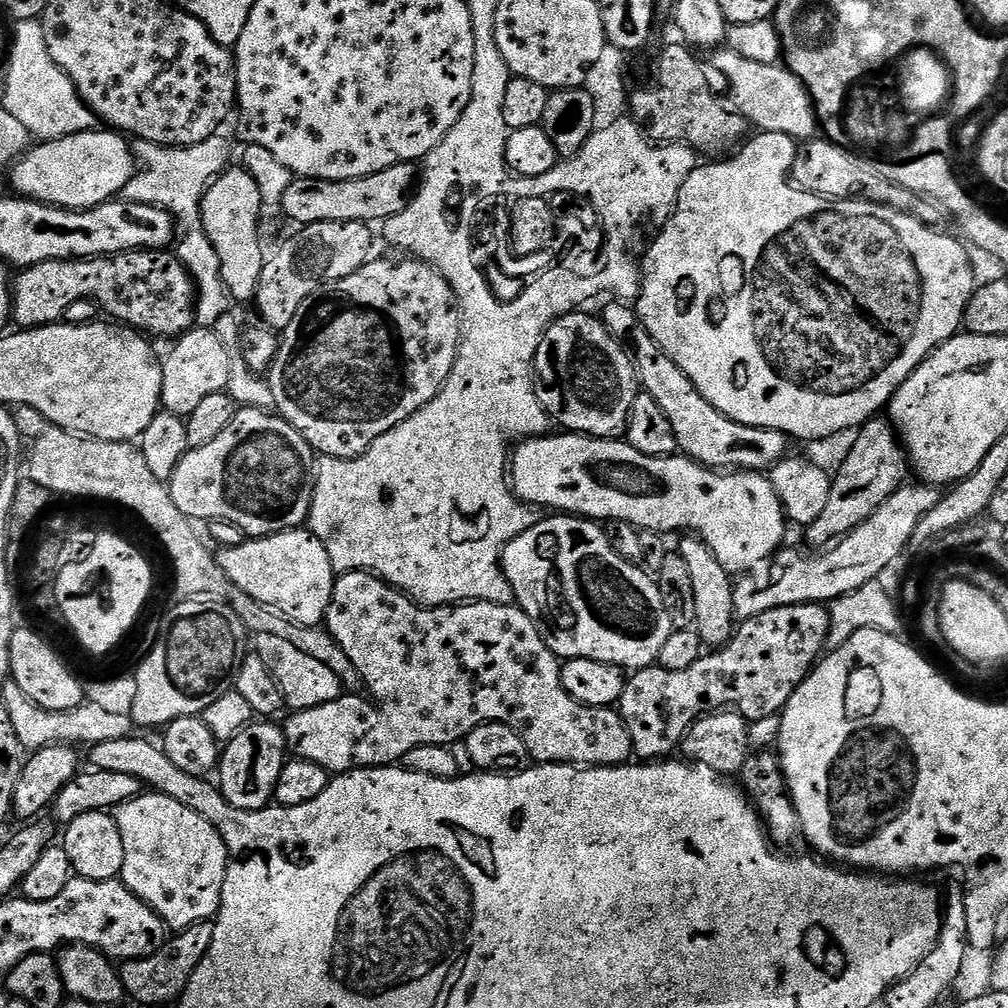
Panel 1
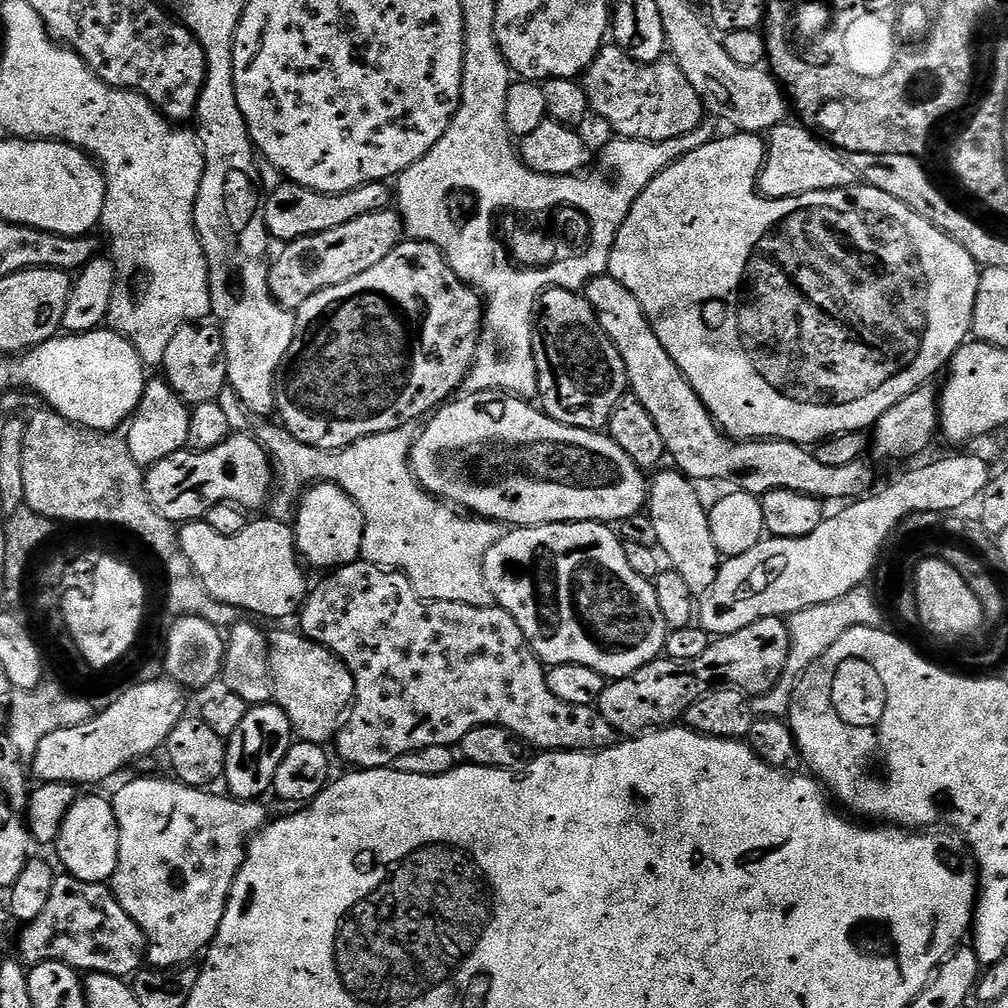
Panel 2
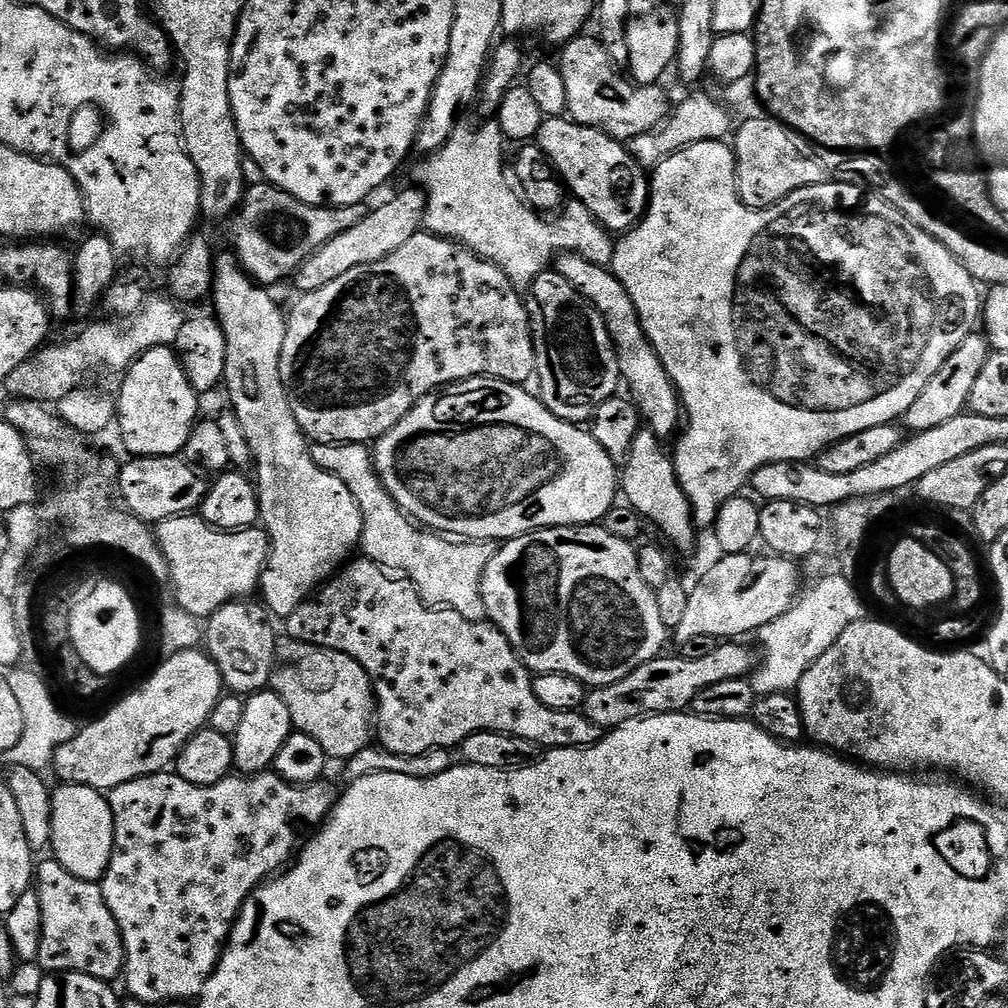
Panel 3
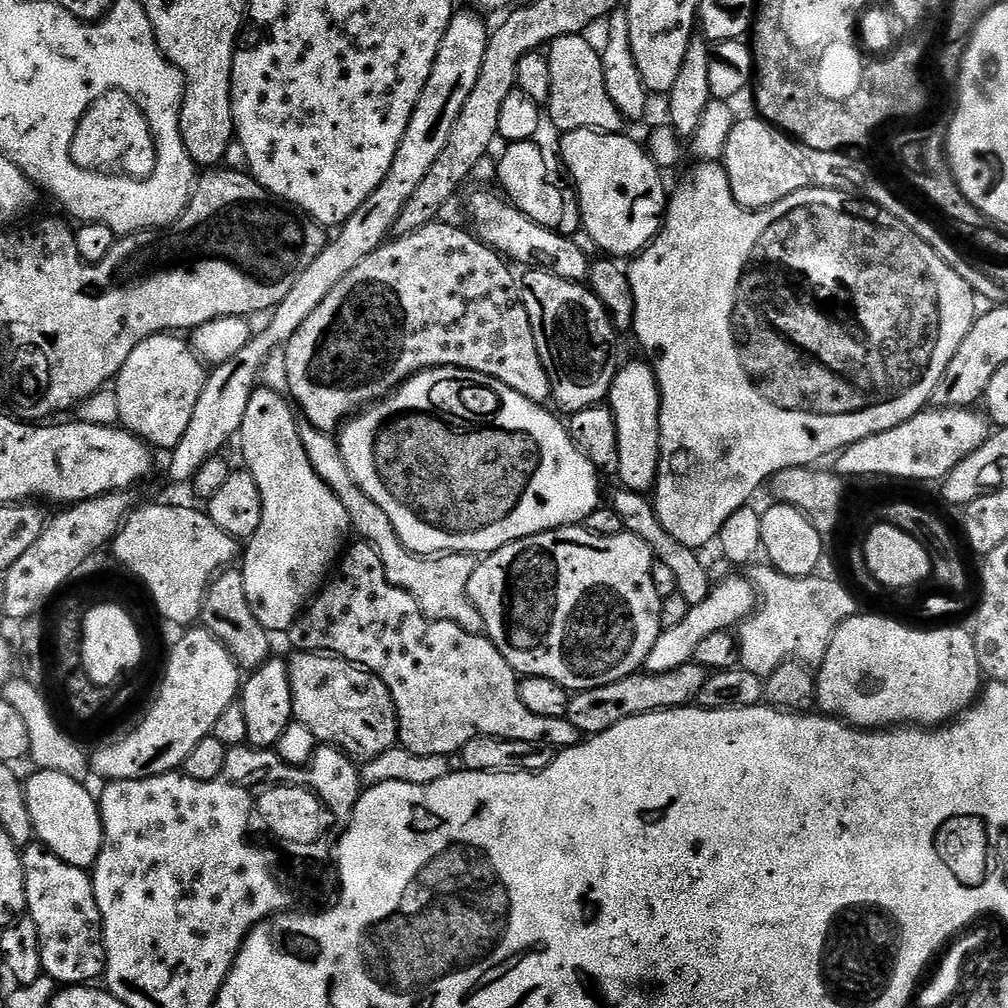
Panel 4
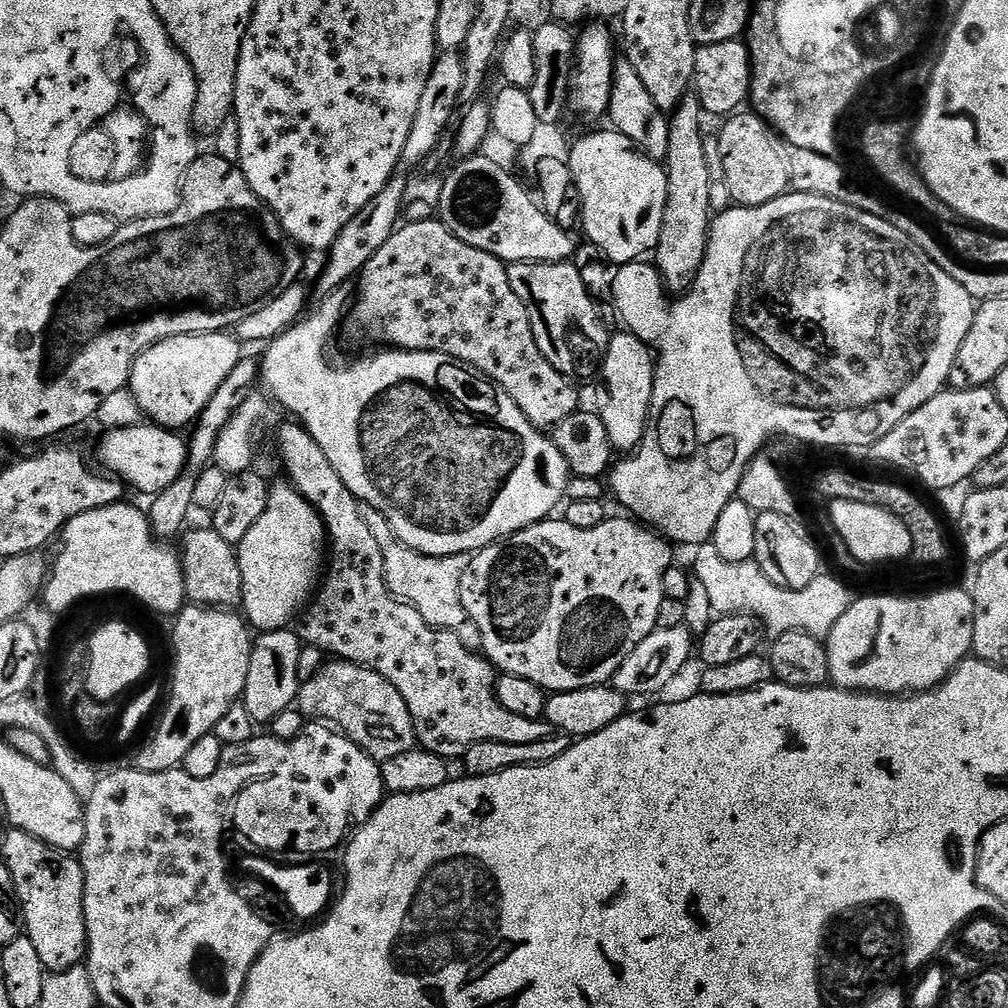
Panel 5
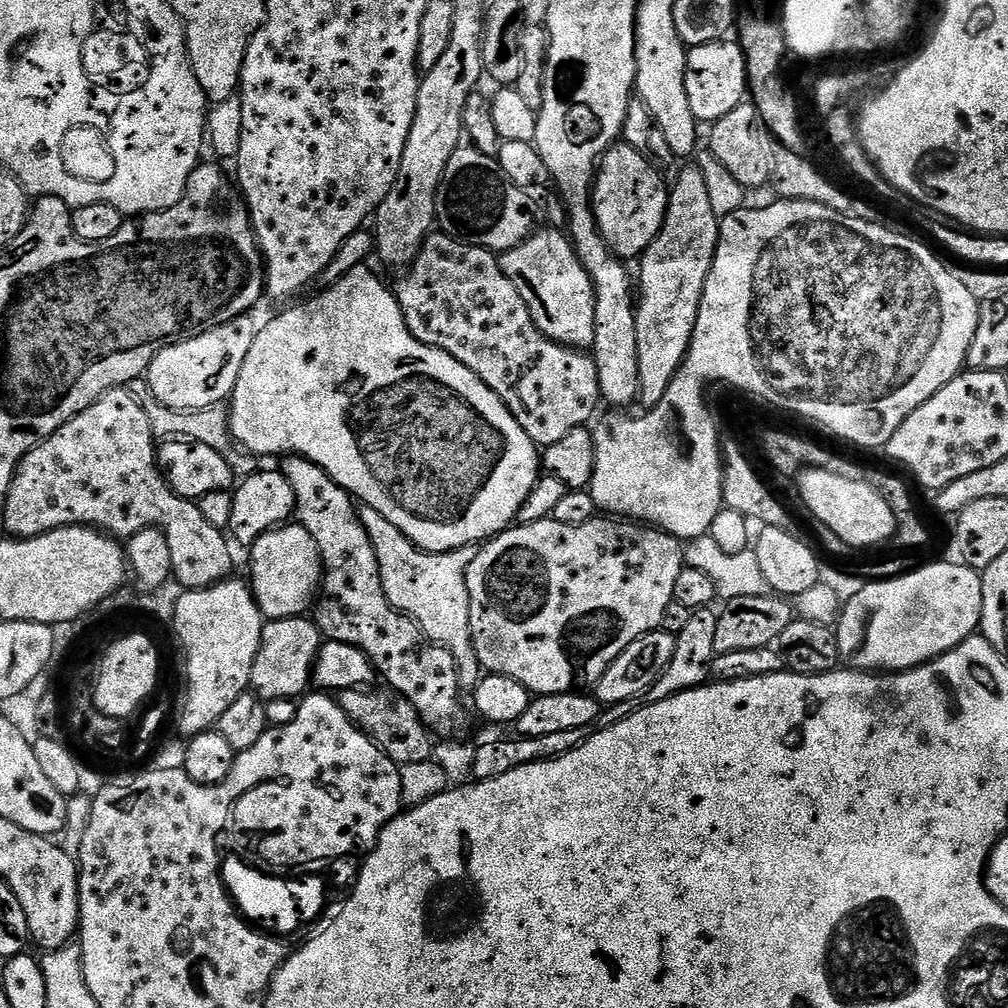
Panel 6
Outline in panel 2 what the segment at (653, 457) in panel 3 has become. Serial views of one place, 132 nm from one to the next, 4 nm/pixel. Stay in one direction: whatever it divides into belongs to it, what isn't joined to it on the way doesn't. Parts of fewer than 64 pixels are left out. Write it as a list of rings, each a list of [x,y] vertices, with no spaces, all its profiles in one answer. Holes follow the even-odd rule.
[[[660,470],[651,477],[648,490],[646,514],[654,522],[654,530],[658,534],[658,548],[670,563],[671,571],[682,574],[686,586],[690,586],[693,596],[700,598],[720,573],[722,557],[714,542],[712,521],[709,509],[700,501],[700,492],[695,483],[683,472]]]

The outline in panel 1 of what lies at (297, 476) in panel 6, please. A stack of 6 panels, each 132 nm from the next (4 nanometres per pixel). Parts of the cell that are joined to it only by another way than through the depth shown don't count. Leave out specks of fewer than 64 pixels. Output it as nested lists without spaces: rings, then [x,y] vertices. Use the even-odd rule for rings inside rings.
[[[342,572],[337,575],[334,590],[330,594],[326,631],[334,638],[334,642],[338,642],[338,646],[342,646],[342,650],[346,650],[346,658],[350,658],[350,662],[358,670],[363,687],[368,687],[369,694],[376,699],[375,704],[364,696],[344,694],[334,702],[326,702],[322,706],[314,706],[310,710],[301,712],[293,711],[292,717],[286,722],[283,721],[282,727],[289,753],[297,760],[314,762],[322,766],[329,774],[352,772],[355,768],[396,766],[403,761],[407,752],[414,750],[414,746],[419,744],[449,746],[459,740],[467,741],[469,734],[480,724],[505,724],[510,726],[510,730],[519,732],[522,742],[526,742],[529,757],[536,764],[574,764],[589,768],[614,768],[617,764],[626,764],[633,759],[630,730],[626,730],[626,722],[622,722],[619,711],[615,707],[591,708],[578,702],[570,694],[566,694],[566,686],[562,686],[560,657],[553,654],[550,646],[546,646],[544,635],[540,633],[538,626],[515,603],[491,604],[477,600],[443,608],[425,608],[417,604],[412,597],[404,595],[399,588],[392,587],[372,572]]]

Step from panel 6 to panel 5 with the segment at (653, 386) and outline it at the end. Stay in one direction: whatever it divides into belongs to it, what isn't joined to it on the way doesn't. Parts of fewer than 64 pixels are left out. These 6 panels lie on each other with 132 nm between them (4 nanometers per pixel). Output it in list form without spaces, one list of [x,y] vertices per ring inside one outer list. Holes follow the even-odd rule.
[[[694,94],[685,96],[670,116],[670,146],[666,146],[666,158],[662,162],[668,173],[666,214],[660,242],[654,249],[654,263],[660,269],[667,291],[672,294],[683,294],[692,287],[706,258],[708,234],[712,230],[712,171],[704,145],[706,133],[700,129],[704,120],[704,107]]]

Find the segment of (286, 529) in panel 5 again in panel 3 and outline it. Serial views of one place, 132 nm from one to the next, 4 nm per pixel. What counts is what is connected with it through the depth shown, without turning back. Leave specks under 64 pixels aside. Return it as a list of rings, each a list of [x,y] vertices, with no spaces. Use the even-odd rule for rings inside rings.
[[[217,255],[214,260],[214,283],[210,293],[210,300],[216,303],[214,315],[220,321],[222,330],[226,334],[226,370],[224,371],[223,387],[228,388],[228,396],[232,399],[232,408],[236,411],[236,420],[240,423],[240,432],[244,435],[244,440],[248,443],[248,448],[252,451],[252,460],[256,463],[256,476],[254,475],[254,483],[256,492],[260,495],[260,524],[265,532],[268,533],[270,547],[268,549],[268,567],[260,575],[260,586],[258,589],[259,595],[262,597],[262,603],[273,617],[280,616],[286,618],[290,614],[294,614],[294,610],[298,610],[298,606],[302,606],[302,602],[313,595],[325,582],[332,579],[337,572],[340,571],[342,565],[353,555],[352,547],[355,549],[360,542],[360,535],[364,529],[364,515],[358,506],[358,502],[354,498],[354,494],[350,494],[350,490],[346,486],[346,482],[342,482],[342,478],[338,478],[334,474],[330,474],[326,470],[322,470],[314,462],[310,441],[305,436],[302,426],[298,426],[298,418],[294,418],[294,410],[290,410],[290,398],[286,394],[286,386],[282,382],[282,370],[280,369],[280,359],[282,358],[282,342],[286,342],[286,326],[288,321],[285,313],[280,313],[280,308],[276,305],[276,300],[271,296],[267,287],[261,286],[252,279],[245,271],[240,260],[235,255],[220,256]]]

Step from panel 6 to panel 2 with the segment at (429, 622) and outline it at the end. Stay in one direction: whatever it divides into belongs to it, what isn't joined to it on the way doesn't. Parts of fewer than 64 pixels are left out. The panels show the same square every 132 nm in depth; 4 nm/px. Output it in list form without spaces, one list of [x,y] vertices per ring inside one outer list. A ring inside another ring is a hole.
[[[238,414],[230,415],[230,426],[240,434],[247,434],[253,436],[254,439],[262,445],[264,449],[270,453],[271,459],[274,461],[274,468],[280,471],[280,476],[284,480],[288,480],[288,488],[292,492],[299,493],[300,480],[304,483],[304,486],[311,485],[313,482],[319,482],[321,484],[337,484],[342,491],[350,497],[357,506],[362,510],[364,515],[364,537],[362,538],[362,546],[360,547],[360,554],[363,559],[367,560],[369,564],[376,564],[379,568],[386,568],[389,570],[395,570],[401,572],[408,581],[412,584],[412,589],[416,592],[416,595],[422,600],[433,601],[441,600],[442,602],[462,602],[466,606],[478,606],[479,608],[493,607],[494,601],[490,590],[486,586],[484,581],[484,559],[486,558],[486,550],[490,550],[490,546],[494,546],[494,542],[498,542],[505,534],[505,525],[499,524],[496,520],[485,520],[479,516],[473,516],[471,514],[465,514],[463,511],[457,510],[453,505],[438,500],[432,496],[425,488],[416,481],[416,475],[412,473],[412,443],[417,438],[415,431],[411,427],[405,426],[402,428],[395,428],[389,432],[383,432],[382,434],[374,434],[370,438],[362,438],[358,442],[354,442],[350,447],[342,449],[341,452],[327,452],[326,450],[318,450],[314,446],[306,446],[302,442],[298,442],[291,434],[286,430],[282,430],[279,423],[265,422],[261,417],[251,414],[243,414],[244,416],[238,416]]]

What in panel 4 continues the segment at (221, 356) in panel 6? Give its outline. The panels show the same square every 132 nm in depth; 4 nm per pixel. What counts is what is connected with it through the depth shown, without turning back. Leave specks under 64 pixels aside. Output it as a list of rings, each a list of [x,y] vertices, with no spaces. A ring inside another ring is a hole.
[[[176,334],[151,336],[142,341],[126,358],[122,370],[116,375],[114,389],[117,394],[119,427],[132,432],[138,439],[153,449],[171,450],[182,442],[182,434],[186,434],[186,426],[190,426],[190,418],[194,415],[194,406],[198,406],[198,398],[204,389],[206,365],[193,351],[187,339],[179,340]]]

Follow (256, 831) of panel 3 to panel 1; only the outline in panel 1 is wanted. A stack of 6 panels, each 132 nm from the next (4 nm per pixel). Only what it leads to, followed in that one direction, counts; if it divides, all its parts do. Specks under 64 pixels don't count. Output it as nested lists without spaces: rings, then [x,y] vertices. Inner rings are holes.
[[[150,795],[135,796],[114,810],[124,851],[119,879],[134,895],[142,898],[142,902],[149,904],[169,929],[183,930],[203,920],[212,920],[219,913],[222,902],[222,886],[228,869],[228,845],[221,838],[220,830],[202,818],[202,814],[190,810],[190,806],[182,806],[182,802],[169,796]]]

